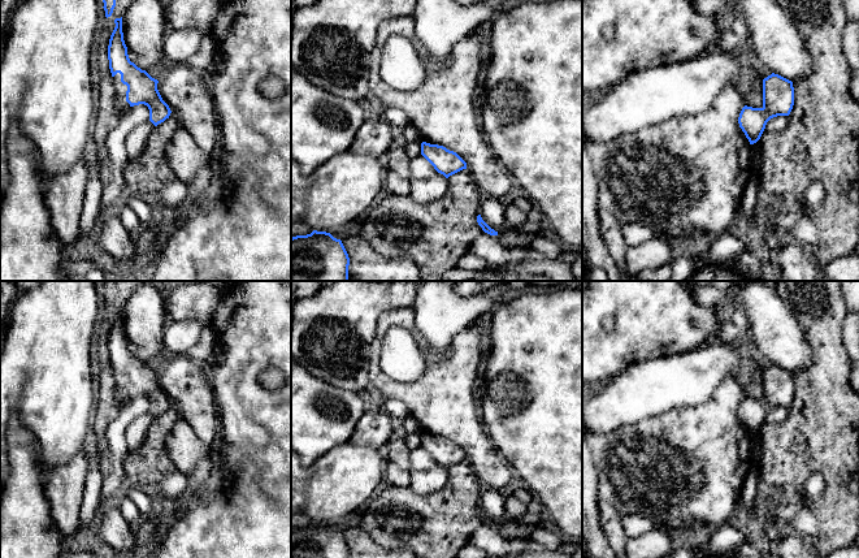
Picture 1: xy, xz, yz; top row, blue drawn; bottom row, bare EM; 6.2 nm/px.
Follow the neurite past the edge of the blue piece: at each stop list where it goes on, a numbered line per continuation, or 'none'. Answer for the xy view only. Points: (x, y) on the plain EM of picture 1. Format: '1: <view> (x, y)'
1: xy (120, 380)

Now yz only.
none

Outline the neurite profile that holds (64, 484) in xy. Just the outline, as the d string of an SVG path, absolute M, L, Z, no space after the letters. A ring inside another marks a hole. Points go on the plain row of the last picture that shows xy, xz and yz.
M82 449L71 460L49 470L45 480L45 497L58 532L64 536L79 535L79 518L88 460Z

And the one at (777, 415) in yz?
M777 407L767 414L764 423L778 424L782 423L788 418L788 415L789 407Z

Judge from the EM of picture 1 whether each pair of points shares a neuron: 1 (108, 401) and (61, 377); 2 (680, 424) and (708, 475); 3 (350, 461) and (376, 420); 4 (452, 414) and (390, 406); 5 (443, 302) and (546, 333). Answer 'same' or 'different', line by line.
1: different
2: same
3: different
4: different
5: different

